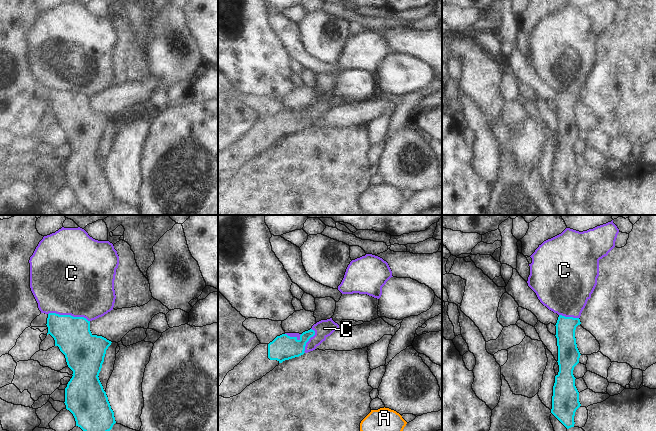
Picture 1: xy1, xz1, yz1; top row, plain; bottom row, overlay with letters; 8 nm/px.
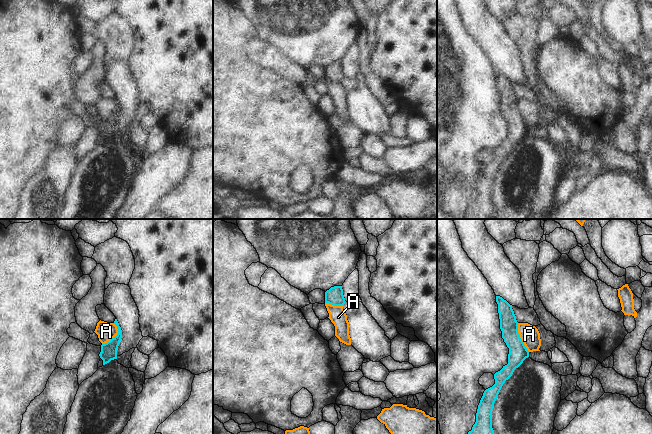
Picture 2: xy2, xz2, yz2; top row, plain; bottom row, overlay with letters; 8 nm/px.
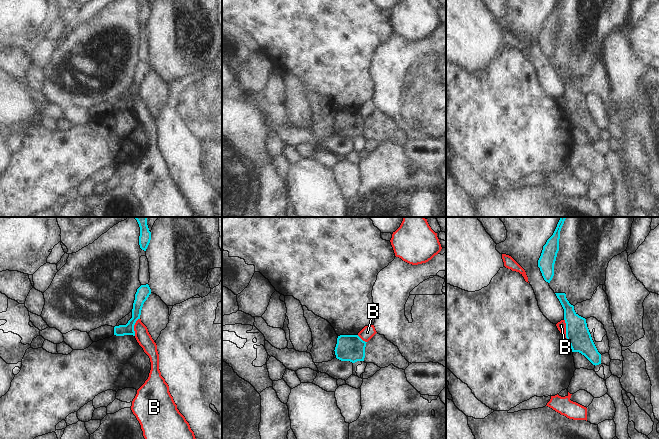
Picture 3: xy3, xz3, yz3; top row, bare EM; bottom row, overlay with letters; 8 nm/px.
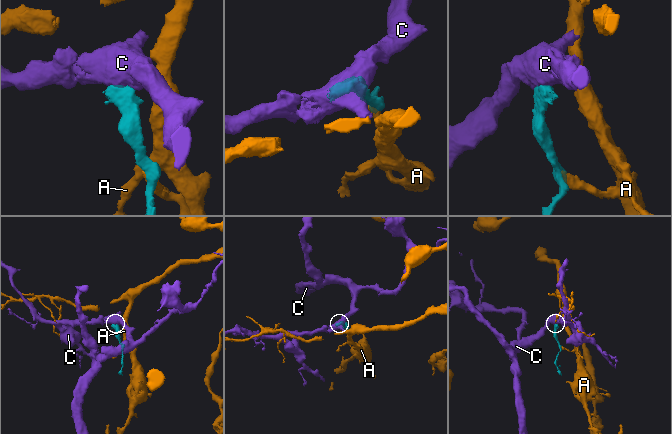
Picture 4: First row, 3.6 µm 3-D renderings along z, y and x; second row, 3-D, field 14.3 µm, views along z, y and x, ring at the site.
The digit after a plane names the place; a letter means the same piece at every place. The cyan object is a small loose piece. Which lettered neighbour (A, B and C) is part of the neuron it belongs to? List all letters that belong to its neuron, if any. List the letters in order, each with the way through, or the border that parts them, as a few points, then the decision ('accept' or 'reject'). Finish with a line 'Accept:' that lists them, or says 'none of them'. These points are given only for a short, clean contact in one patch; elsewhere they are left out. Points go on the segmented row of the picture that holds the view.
A: along yz2 (517, 323), (519, 337), (529, 351) | reject
B: along yz3 (564, 319), (565, 336), (567, 338) | reject
C: along xy1 (48, 313), (83, 316), (89, 321) | reject
Accept: none of them

